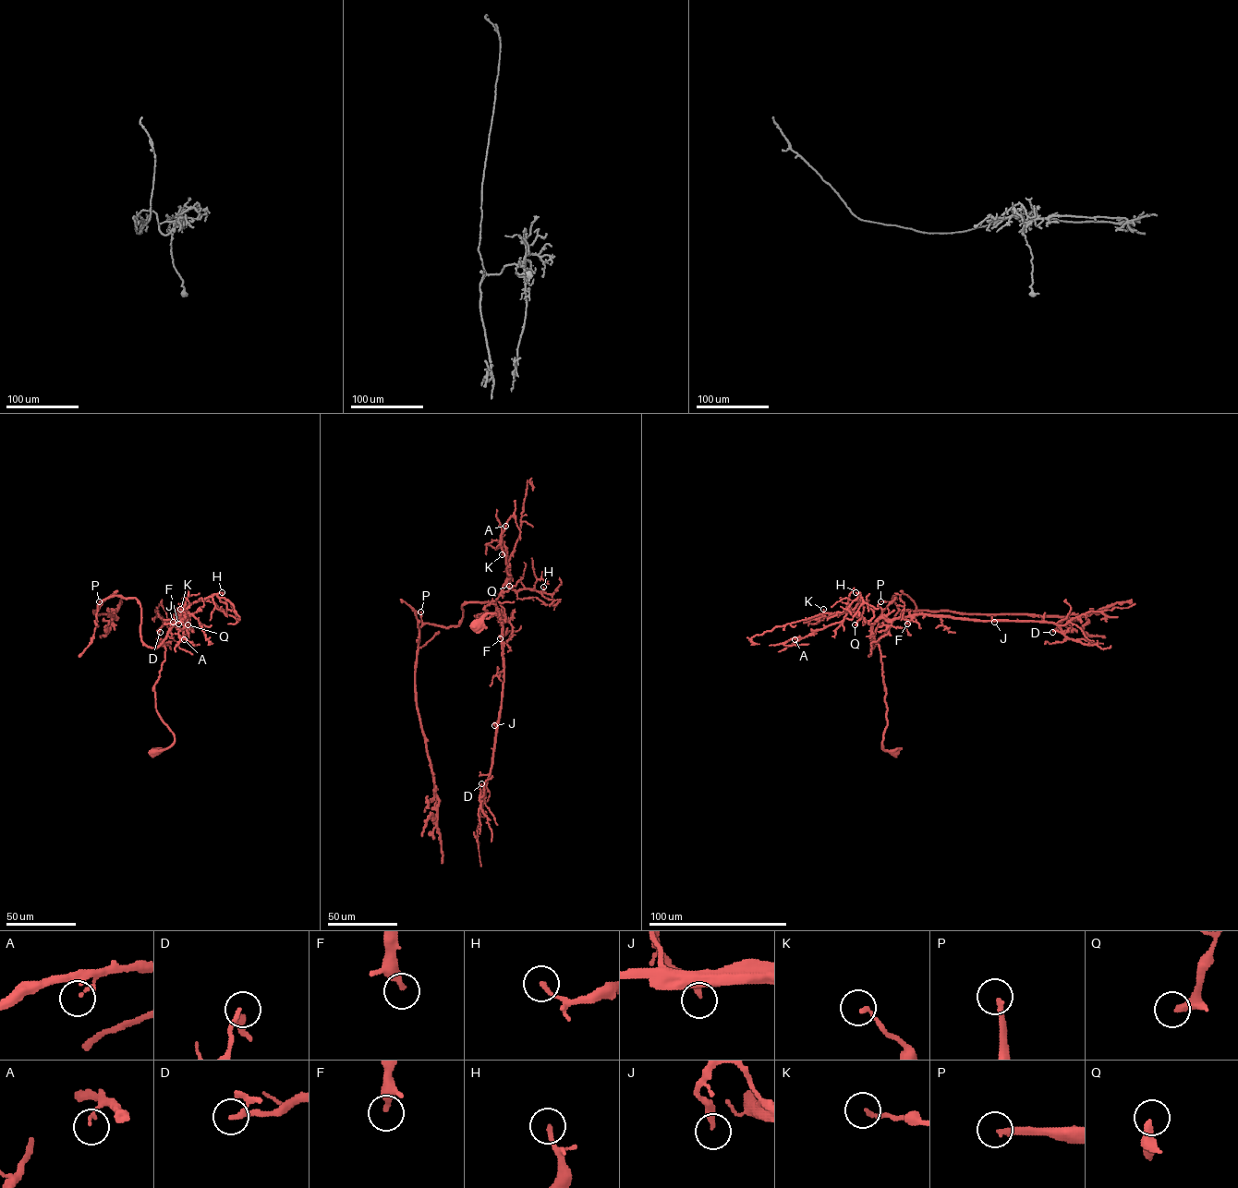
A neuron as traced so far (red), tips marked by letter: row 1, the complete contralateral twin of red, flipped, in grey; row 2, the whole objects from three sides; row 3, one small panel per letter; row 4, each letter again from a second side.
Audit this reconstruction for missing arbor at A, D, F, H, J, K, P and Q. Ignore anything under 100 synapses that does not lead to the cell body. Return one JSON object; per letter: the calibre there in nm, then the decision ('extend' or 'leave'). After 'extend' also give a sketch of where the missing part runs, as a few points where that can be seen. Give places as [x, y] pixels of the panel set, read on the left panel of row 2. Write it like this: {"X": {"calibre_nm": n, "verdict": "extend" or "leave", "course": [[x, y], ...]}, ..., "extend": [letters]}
{"A": {"calibre_nm": 110, "verdict": "leave"}, "D": {"calibre_nm": 130, "verdict": "leave"}, "F": {"calibre_nm": 320, "verdict": "leave"}, "H": {"calibre_nm": 170, "verdict": "leave"}, "J": {"calibre_nm": 280, "verdict": "leave"}, "K": {"calibre_nm": 160, "verdict": "leave"}, "P": {"calibre_nm": 220, "verdict": "extend", "course": [[99, 601], [92, 600], [97, 633], [108, 643], [114, 624], [105, 605], [106, 492], [81, 449], [80, 428]]}, "Q": {"calibre_nm": 280, "verdict": "leave"}, "extend": ["P"]}

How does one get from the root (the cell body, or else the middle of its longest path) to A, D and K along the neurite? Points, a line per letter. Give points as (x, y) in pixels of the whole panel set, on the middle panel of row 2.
A: (476, 625), (496, 613), (476, 617), (510, 578), (500, 545), (505, 526)
D: (476, 625), (496, 613), (476, 617), (493, 604), (502, 625), (503, 683), (492, 764), (480, 793), (481, 783)
K: (476, 625), (496, 613), (476, 617), (487, 612), (507, 577), (507, 554), (502, 554)

